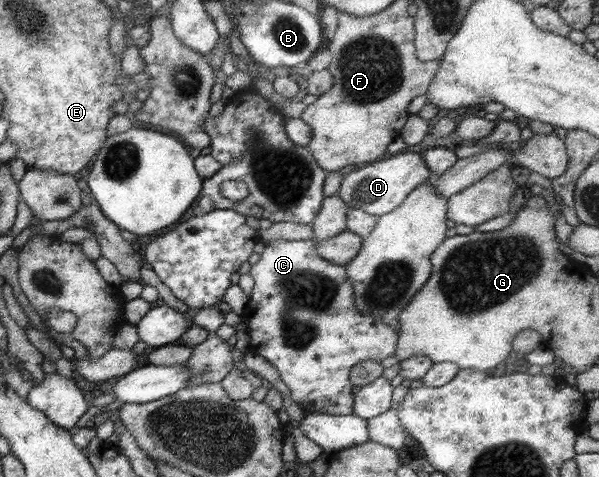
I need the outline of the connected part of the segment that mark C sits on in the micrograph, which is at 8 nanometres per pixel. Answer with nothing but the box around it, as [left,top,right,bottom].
[240,238,397,416]

